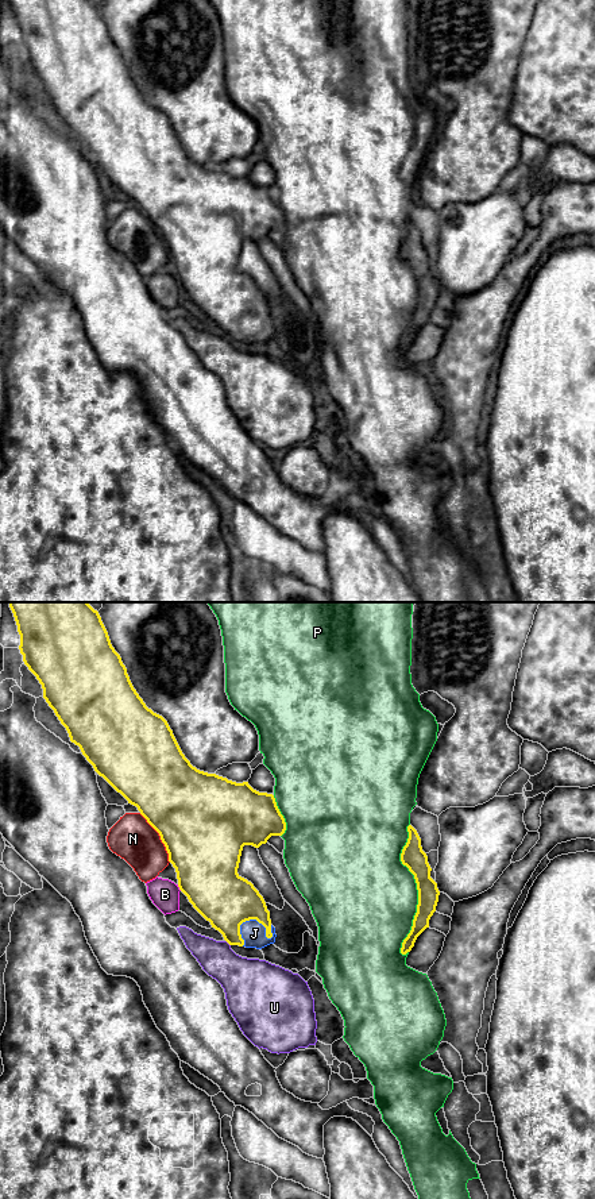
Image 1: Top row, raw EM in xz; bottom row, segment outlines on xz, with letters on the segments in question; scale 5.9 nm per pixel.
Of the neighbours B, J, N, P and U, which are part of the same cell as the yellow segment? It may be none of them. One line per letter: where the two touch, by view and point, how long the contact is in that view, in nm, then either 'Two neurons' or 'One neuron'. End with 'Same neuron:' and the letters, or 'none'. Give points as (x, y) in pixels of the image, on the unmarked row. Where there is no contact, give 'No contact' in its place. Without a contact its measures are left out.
B: Touches yellow at xz (178, 281). Shared border 50 nm. Two neurons
J: Touches yellow at xz (254, 313). Shared border 220 nm. One neuron
N: Touches yellow at xz (161, 232). Shared border 340 nm. Two neurons
P: Touches yellow at xz (417, 284). Shared border 800 nm. Two neurons
U: Touches yellow at xz (227, 336). Shared border 50 nm. Two neurons
Same neuron: J

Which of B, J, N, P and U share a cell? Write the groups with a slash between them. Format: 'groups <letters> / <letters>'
groups B / J / N / P / U

